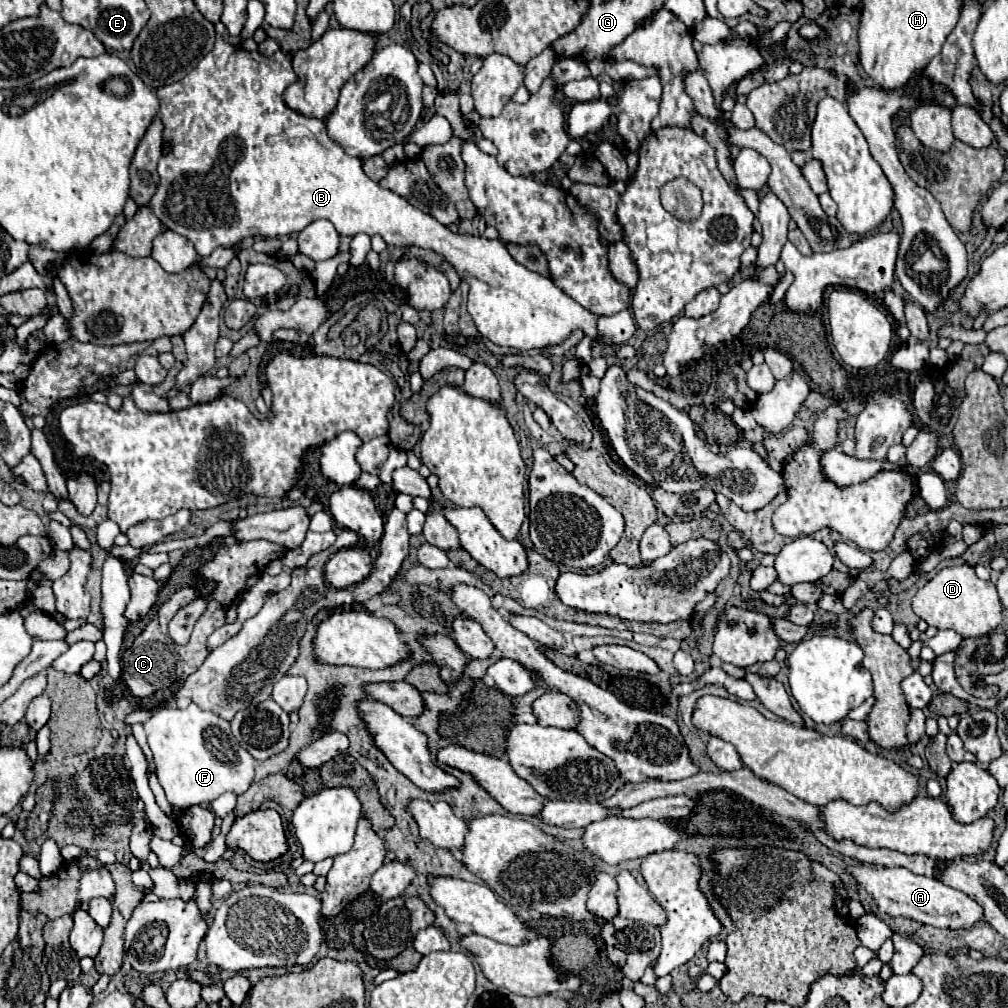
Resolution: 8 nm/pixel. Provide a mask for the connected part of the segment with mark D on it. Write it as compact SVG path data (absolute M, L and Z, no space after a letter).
M951 565L937 571L937 575L927 581L913 597L913 611L923 621L927 621L927 625L937 629L953 629L963 639L979 639L991 635L1003 619L995 585L991 581L981 581L969 565Z

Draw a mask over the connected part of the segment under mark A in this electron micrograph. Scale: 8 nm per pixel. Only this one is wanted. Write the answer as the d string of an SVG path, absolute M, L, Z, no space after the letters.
M867 863L847 865L845 871L873 897L881 915L887 917L909 917L921 925L933 925L939 929L971 929L983 919L983 909L963 891L945 887L939 879L915 875L905 867L875 867Z

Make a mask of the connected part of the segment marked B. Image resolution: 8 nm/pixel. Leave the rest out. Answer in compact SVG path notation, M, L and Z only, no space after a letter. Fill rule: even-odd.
M217 37L213 51L205 55L205 59L201 59L191 73L177 83L155 89L161 101L159 117L165 127L163 139L171 149L159 161L161 181L151 199L151 209L167 229L173 229L175 233L193 241L197 253L207 257L213 249L231 247L245 237L285 237L303 231L311 221L327 219L343 237L367 233L369 237L381 235L387 245L395 247L417 245L433 249L455 267L463 281L469 283L467 311L477 331L495 345L519 351L545 349L561 345L573 331L579 329L587 337L597 339L599 315L565 295L549 277L519 265L497 239L453 233L429 213L423 213L407 203L401 195L371 181L363 173L361 161L347 155L329 139L323 121L303 117L283 103L283 91L295 81L297 75L283 51L273 53L267 59L257 51L249 53L243 47L229 45Z

